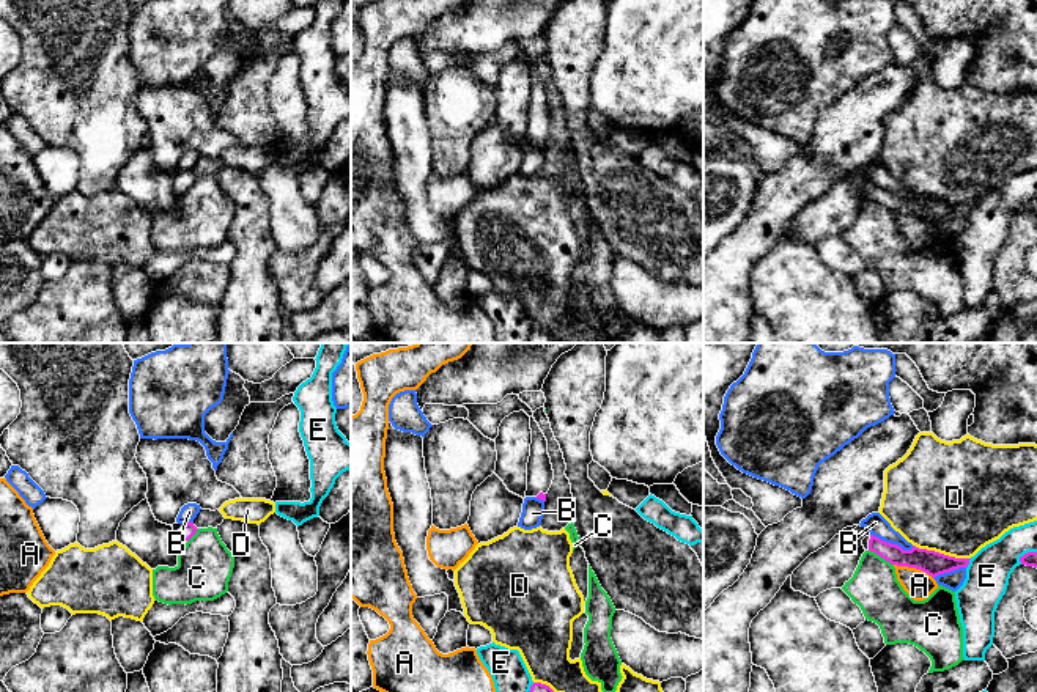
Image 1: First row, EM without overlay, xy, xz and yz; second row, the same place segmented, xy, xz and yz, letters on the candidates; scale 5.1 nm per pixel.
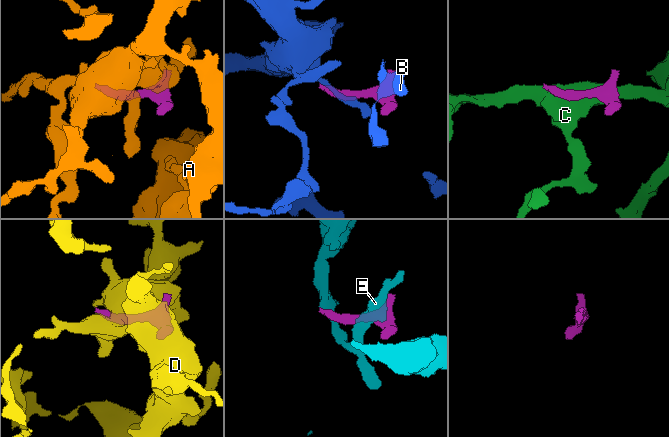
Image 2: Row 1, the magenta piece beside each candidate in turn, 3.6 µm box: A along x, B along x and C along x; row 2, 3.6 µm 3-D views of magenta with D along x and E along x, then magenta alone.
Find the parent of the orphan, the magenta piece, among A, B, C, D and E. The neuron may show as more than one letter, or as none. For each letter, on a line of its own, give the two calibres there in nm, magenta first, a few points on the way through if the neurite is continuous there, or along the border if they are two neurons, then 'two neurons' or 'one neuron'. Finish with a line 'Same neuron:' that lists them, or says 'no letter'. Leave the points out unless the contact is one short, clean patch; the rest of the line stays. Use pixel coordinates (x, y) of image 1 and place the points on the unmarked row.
A: 120 nm thick on the magenta side, 150 nm on the other; two neurons
B: 120 nm thick on the magenta side, 100 nm on the other; two neurons
C: 120 nm thick on the magenta side, 240 nm on the other; two neurons
D: 120 nm thick on the magenta side, 500 nm on the other; two neurons
E: 70 nm thick on the magenta side, 220 nm on the other; two neurons
Same neuron: no letter

